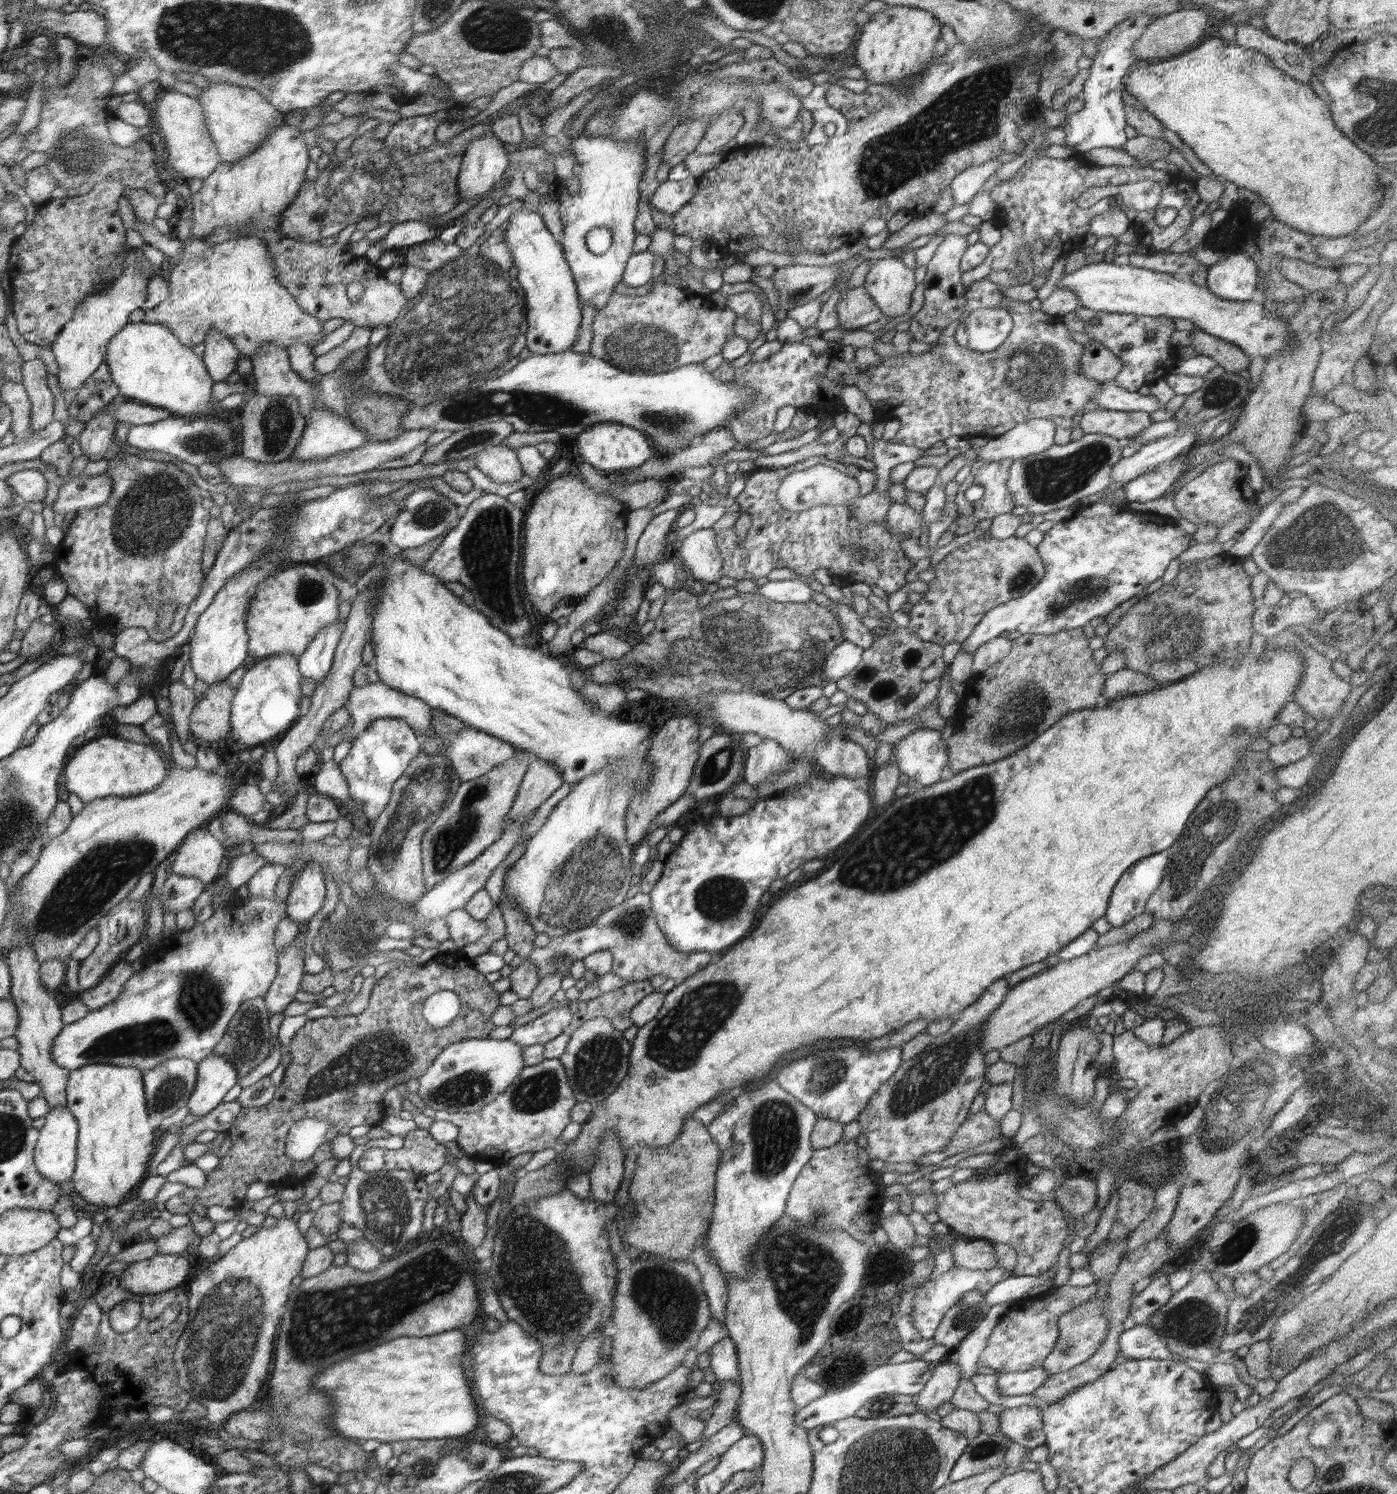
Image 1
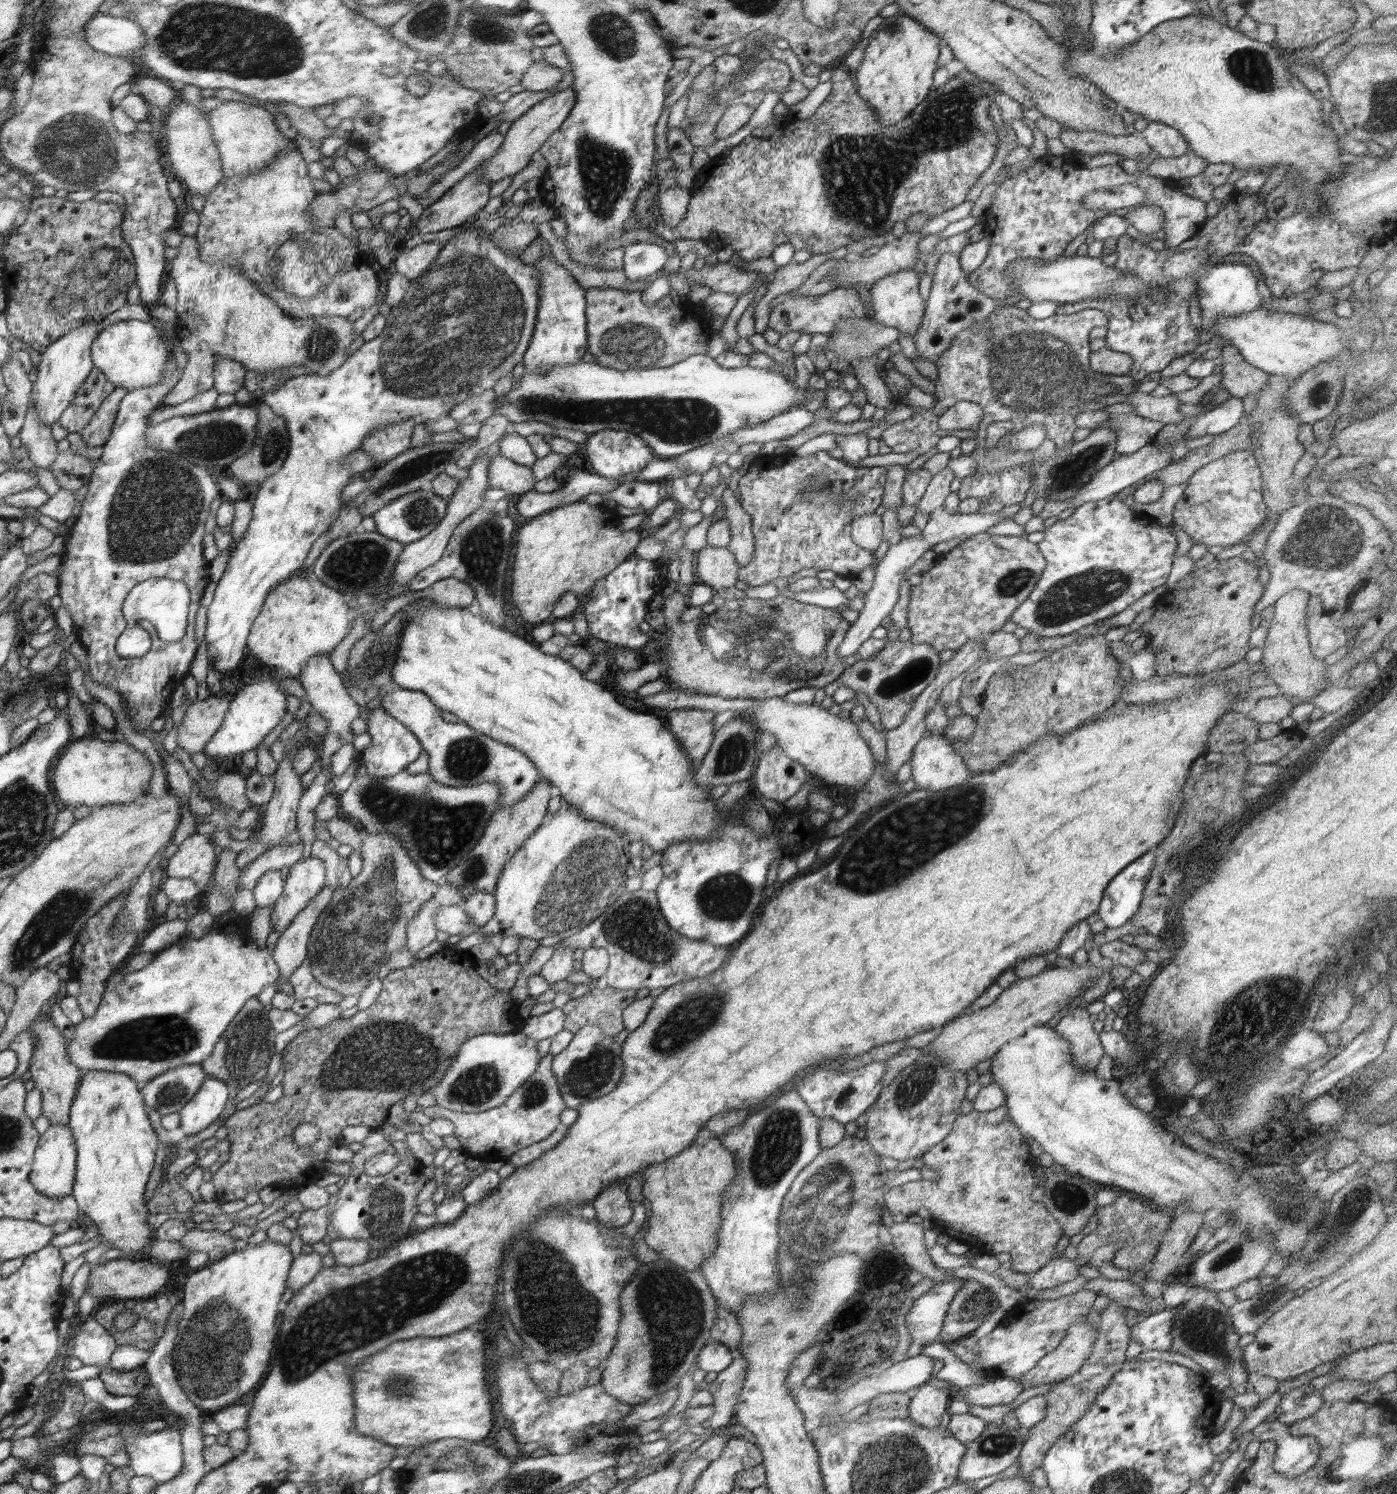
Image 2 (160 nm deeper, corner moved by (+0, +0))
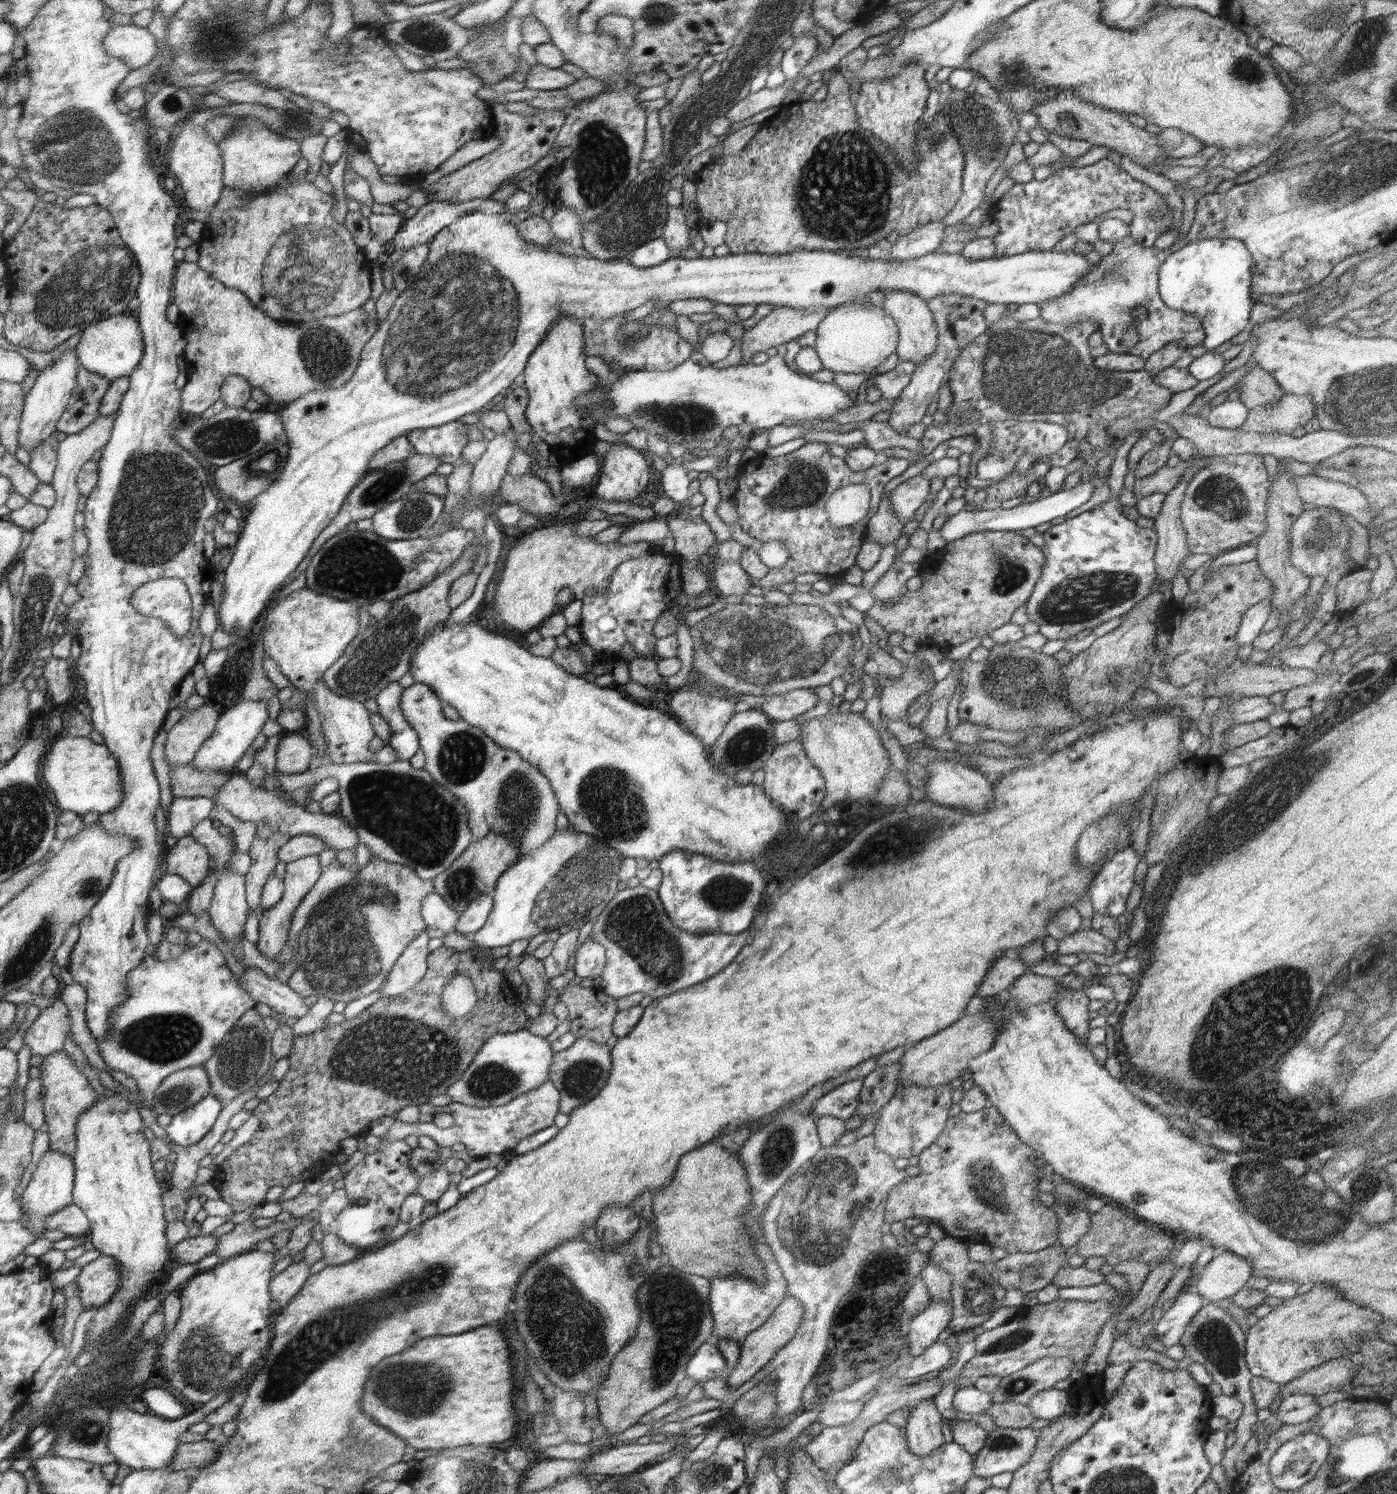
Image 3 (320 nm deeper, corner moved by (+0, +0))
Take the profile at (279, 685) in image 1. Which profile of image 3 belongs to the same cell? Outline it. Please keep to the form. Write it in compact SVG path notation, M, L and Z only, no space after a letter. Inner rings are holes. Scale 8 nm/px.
M266 699L260 700L242 700L237 705L224 712L217 729L213 735L205 740L204 746L197 752L193 765L202 772L226 772L232 770L248 751L252 750L252 742L254 738L262 732L262 726L268 718L268 710L266 710Z

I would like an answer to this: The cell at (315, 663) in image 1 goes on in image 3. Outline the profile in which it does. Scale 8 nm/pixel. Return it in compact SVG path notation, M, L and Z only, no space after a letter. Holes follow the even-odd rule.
M324 677L319 680L317 686L311 692L308 692L308 695L313 698L318 714L322 716L321 726L328 746L326 761L338 764L352 764L374 760L374 752L370 750L370 742L376 734L374 734L374 728L372 728L372 722L370 722L370 712L364 708L364 703L354 702L350 698L332 692L323 680Z

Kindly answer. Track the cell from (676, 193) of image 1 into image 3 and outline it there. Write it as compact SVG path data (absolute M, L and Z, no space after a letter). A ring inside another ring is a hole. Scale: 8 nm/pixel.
M668 206L661 238L668 245L672 257L678 257L680 252L690 248L690 228L686 225L684 208Z

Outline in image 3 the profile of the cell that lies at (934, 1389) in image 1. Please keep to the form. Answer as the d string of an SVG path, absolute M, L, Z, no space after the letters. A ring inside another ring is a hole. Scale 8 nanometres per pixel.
M935 1400L922 1401L910 1410L906 1424L906 1445L916 1457L926 1457L944 1445L941 1425L944 1417L938 1413Z

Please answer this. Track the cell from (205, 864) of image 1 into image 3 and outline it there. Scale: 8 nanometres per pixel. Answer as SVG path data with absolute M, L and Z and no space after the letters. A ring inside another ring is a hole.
M189 834L167 849L164 859L168 873L180 875L193 887L201 886L210 874L210 856L206 846L196 842Z

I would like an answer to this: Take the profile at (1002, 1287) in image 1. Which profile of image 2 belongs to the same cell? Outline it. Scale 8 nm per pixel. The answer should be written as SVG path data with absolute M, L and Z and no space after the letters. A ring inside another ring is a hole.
M1061 1255L1032 1273L1029 1285L1038 1290L1052 1288L1078 1278L1080 1276L1078 1269L1079 1265L1075 1261Z

